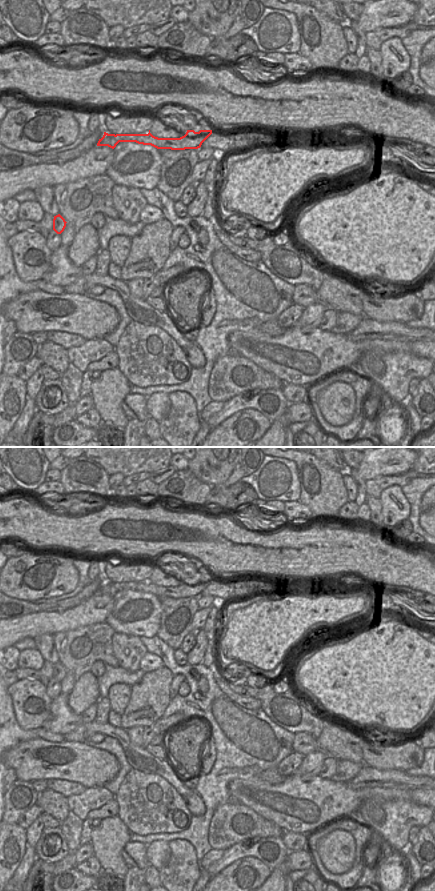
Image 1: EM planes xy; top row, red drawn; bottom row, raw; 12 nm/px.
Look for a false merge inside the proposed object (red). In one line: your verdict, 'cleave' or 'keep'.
cleave

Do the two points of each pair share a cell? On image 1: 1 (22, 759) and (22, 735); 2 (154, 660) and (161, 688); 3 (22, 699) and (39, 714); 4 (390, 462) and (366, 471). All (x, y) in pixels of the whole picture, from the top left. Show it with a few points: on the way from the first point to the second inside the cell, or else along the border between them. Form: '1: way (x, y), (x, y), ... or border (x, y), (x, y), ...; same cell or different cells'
1: border (46, 741), (40, 738), (24, 740), (10, 749); different cells
2: border (164, 665), (145, 673); different cells
3: way (26, 701), (35, 710); same cell
4: way (384, 462), (377, 462), (372, 466); same cell

